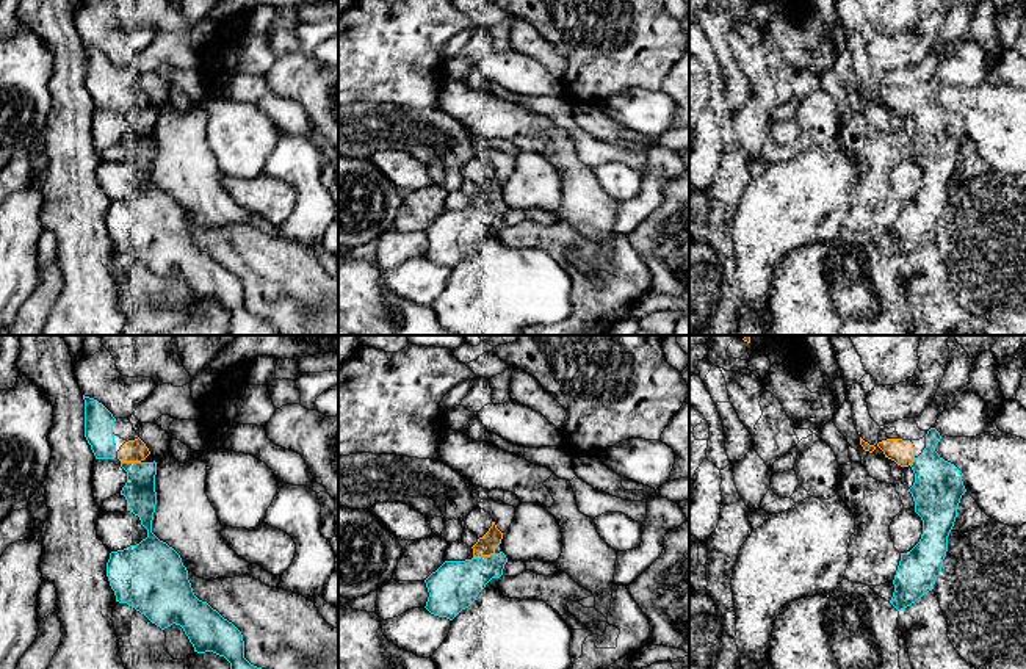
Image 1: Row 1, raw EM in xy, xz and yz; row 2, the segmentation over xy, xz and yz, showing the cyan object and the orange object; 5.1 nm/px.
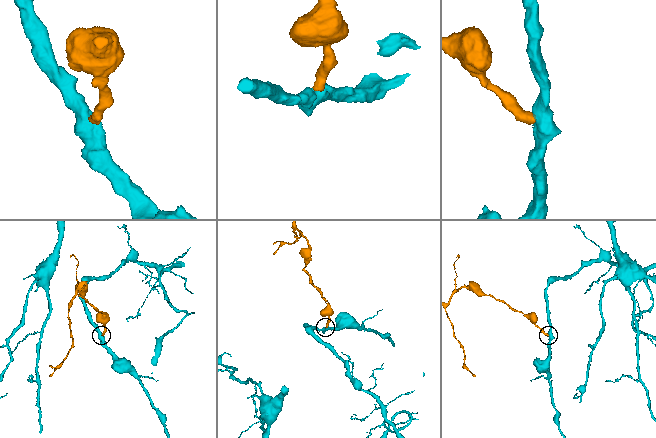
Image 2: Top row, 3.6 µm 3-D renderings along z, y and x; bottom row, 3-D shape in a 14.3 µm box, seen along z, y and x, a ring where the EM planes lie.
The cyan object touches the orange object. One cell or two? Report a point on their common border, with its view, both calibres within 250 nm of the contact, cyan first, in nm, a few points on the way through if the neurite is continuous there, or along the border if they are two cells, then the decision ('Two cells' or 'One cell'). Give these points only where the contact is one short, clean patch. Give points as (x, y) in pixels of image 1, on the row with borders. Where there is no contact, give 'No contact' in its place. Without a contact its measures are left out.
Touches cyan at xz (484, 556). Thickness 240 nm (cyan) against 100 nm. One cell

